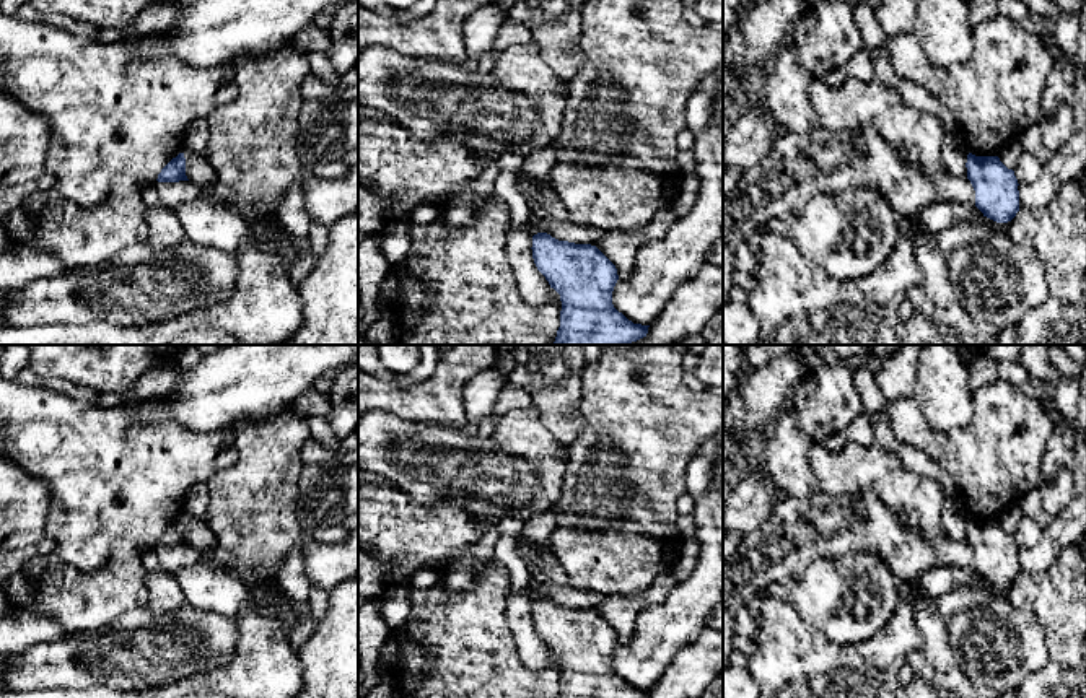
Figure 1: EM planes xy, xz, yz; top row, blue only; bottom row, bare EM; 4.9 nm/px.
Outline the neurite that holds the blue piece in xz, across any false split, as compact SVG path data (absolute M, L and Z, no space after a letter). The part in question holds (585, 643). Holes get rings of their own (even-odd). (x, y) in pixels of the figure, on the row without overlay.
M536 579L528 586L532 600L532 623L550 652L560 659L560 691L557 698L648 698L650 690L633 688L612 669L612 656L619 644L615 630L591 609L558 605L545 597Z

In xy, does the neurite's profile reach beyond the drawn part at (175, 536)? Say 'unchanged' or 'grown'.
grown

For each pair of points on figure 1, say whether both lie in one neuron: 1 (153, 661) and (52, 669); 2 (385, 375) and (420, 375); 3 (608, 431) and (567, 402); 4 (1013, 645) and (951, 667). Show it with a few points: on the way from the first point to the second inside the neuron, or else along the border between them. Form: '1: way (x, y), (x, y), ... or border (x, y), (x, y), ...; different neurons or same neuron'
1: way (129, 661), (87, 661), (77, 666); same neuron
2: way (393, 378), (412, 378); same neuron
3: border (582, 375), (580, 412), (585, 428), (569, 446); different neurons
4: border (948, 627), (948, 643), (961, 671), (971, 680); different neurons

